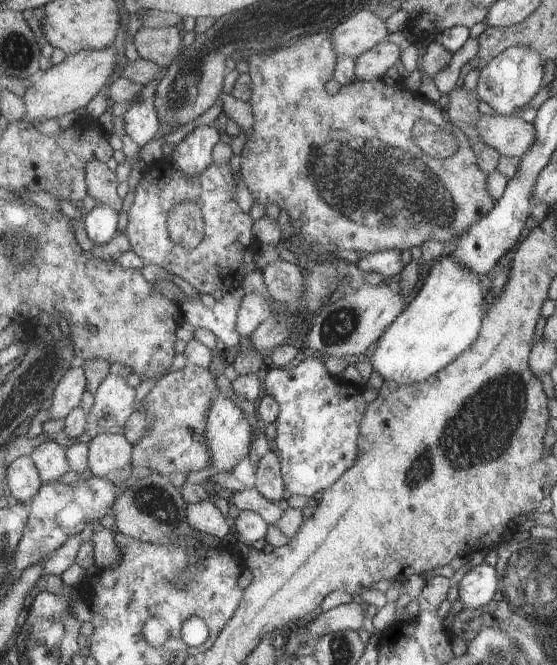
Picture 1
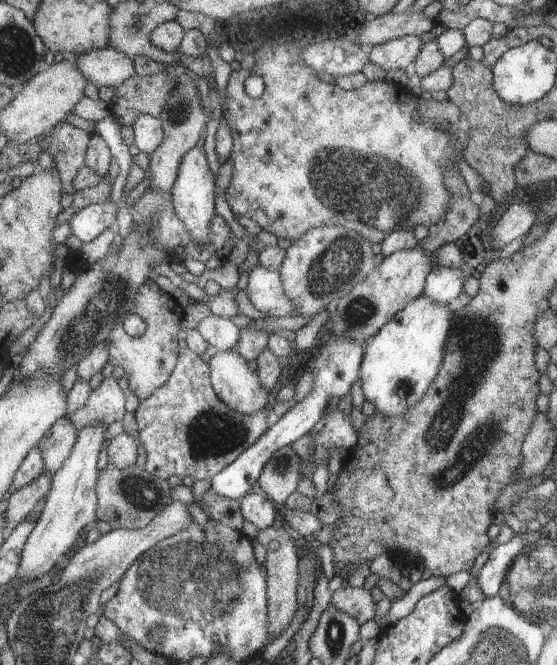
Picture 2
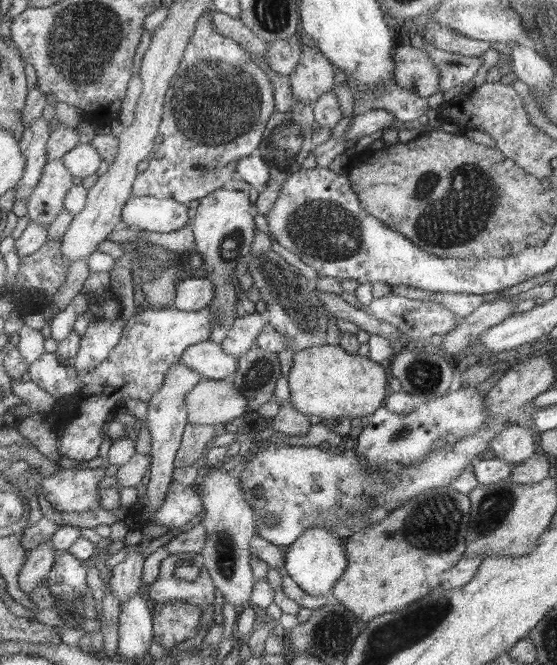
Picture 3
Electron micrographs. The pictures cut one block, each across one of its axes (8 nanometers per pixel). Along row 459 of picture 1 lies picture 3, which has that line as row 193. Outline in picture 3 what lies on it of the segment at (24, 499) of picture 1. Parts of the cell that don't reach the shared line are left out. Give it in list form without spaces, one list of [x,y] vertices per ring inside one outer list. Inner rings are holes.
[[[43,115],[34,119],[30,126],[23,131],[21,151],[25,154],[27,164],[22,182],[14,188],[17,191],[16,200],[23,199],[26,202],[38,185],[43,167],[49,160],[47,158],[47,145],[50,134],[50,123]]]

